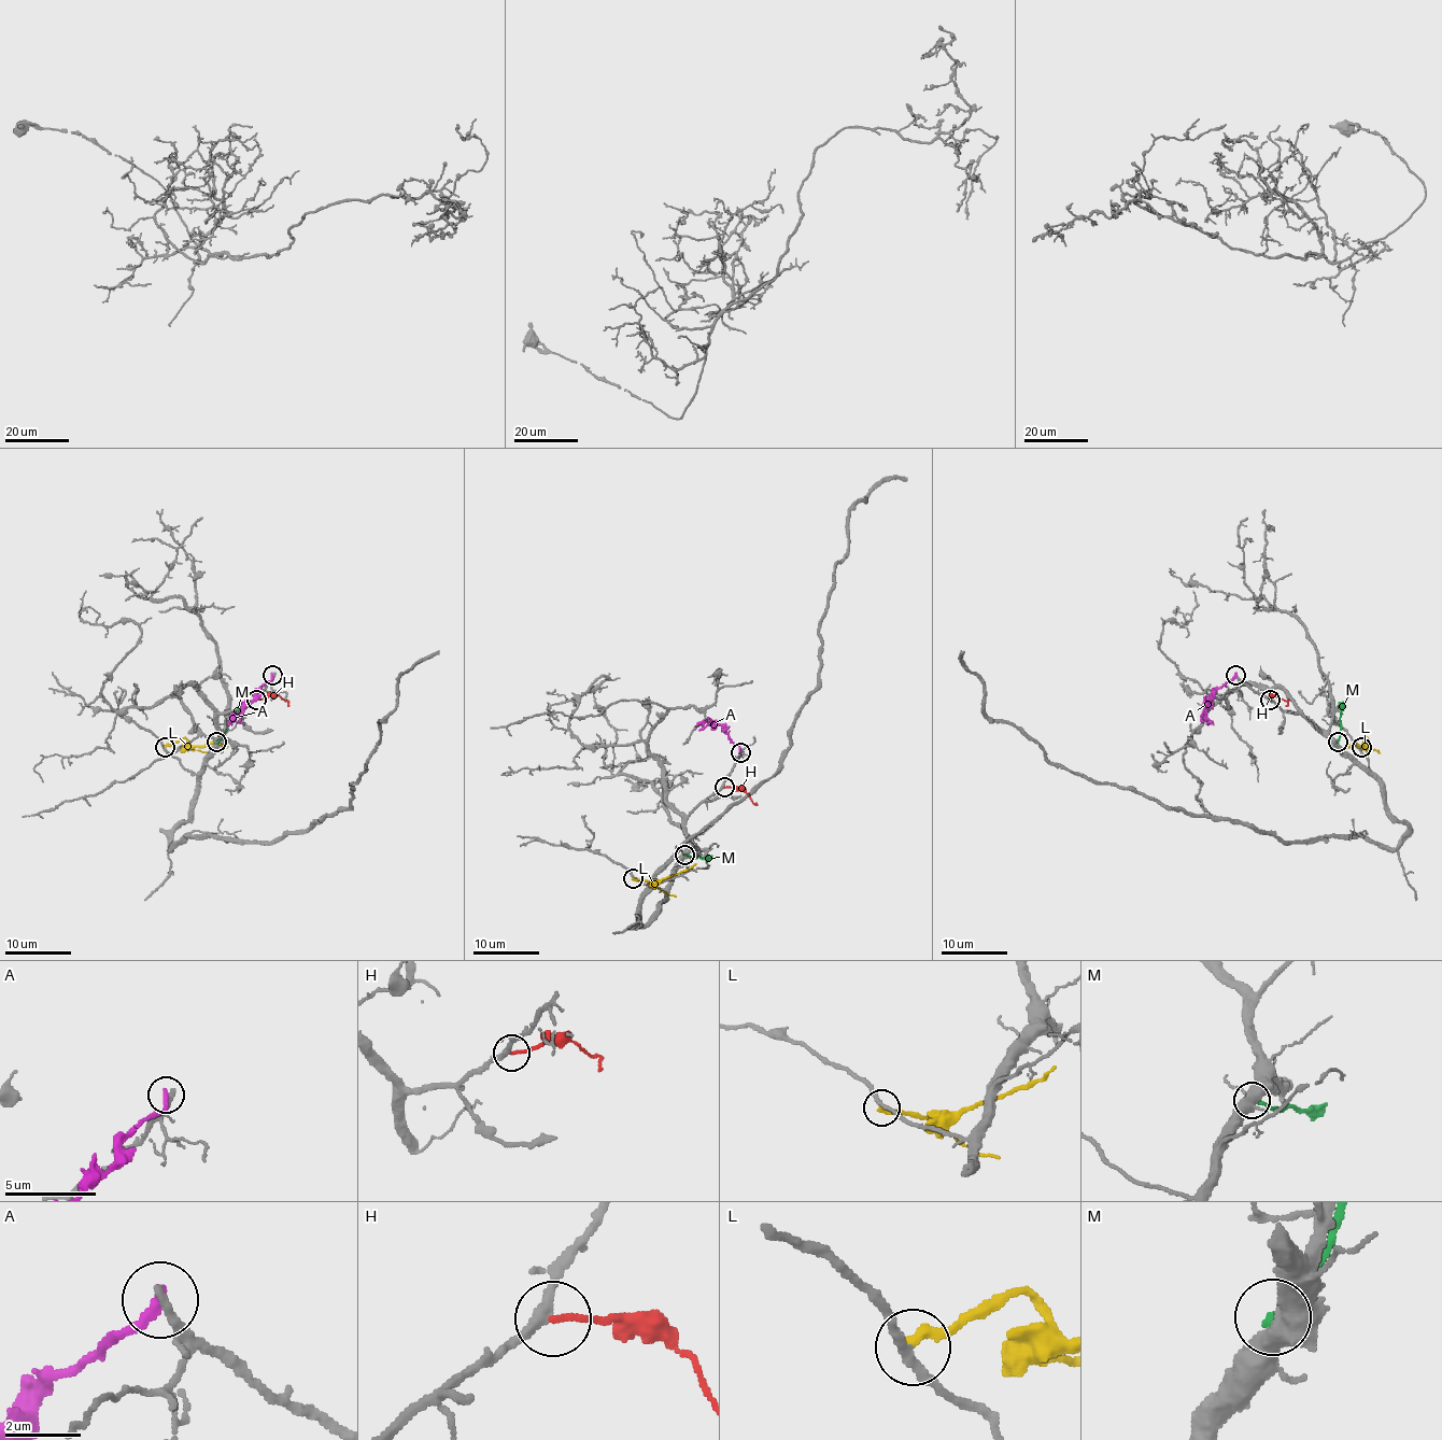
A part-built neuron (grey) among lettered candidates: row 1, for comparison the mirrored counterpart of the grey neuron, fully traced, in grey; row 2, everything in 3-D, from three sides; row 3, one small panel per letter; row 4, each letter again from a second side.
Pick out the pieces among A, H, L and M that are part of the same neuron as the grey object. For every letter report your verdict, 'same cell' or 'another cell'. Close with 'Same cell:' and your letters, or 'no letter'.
A: another cell
H: same cell
L: another cell
M: another cell
Same cell: H

